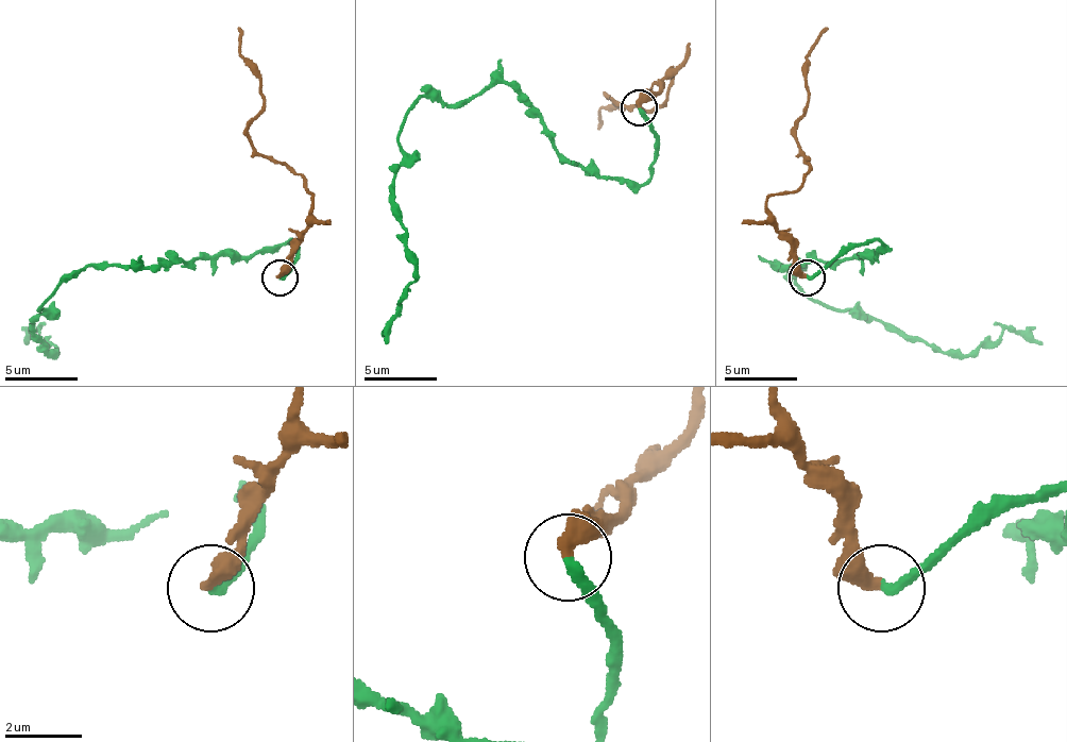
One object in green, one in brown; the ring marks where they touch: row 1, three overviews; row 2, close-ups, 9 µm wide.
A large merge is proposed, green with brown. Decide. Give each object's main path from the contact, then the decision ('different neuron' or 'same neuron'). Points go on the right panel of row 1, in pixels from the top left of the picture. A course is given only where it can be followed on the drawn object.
green runs (808, 276), (876, 240), (876, 255), (782, 266), (803, 266), (811, 299), (963, 356), (1006, 331), (1044, 346); brown runs (808, 276), (767, 200), (803, 179), (808, 156), (796, 146), (796, 120), (808, 95), (808, 55), (826, 26); same neuron

